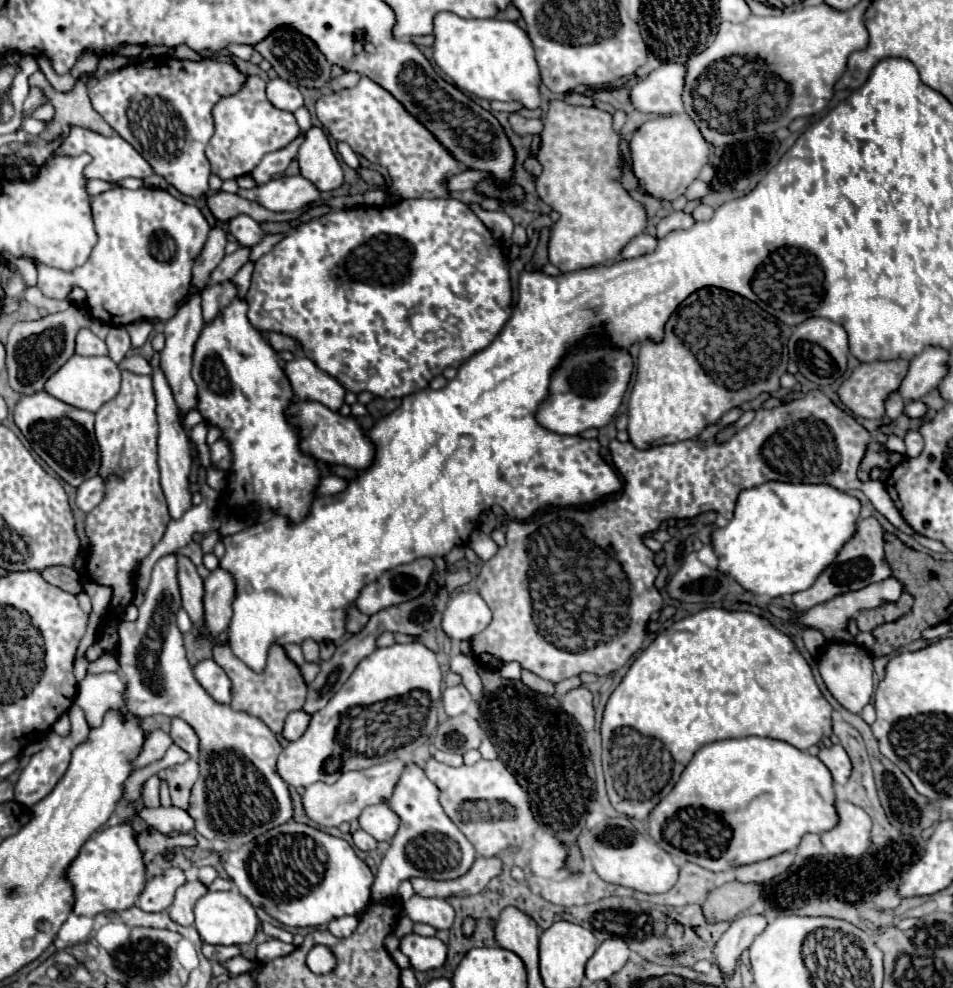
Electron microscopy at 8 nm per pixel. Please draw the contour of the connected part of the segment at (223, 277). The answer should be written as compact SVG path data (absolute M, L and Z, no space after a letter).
M238 248L234 254L230 256L224 256L222 262L212 270L210 278L208 278L208 286L212 284L220 284L220 282L226 282L226 280L232 280L232 276L248 262L248 248Z

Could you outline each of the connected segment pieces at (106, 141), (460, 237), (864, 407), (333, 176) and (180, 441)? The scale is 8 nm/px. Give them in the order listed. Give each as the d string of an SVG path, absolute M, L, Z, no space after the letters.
M74 126L70 130L70 136L64 140L64 144L56 150L56 154L68 154L68 156L74 156L74 154L82 154L82 152L88 152L94 160L92 164L86 166L84 174L86 178L98 178L98 180L106 180L106 182L118 182L118 180L124 180L128 176L134 176L134 178L148 178L154 174L154 170L150 168L150 164L142 158L140 152L134 150L132 144L128 144L126 140L122 140L118 134L106 138L98 132L90 132L86 128L80 128L80 126Z
M434 198L434 200L400 200L392 206L358 206L346 210L332 210L330 214L300 224L288 236L284 236L268 254L260 256L254 262L252 284L246 294L248 302L248 318L250 324L258 332L280 332L296 338L304 354L324 372L334 376L346 390L356 394L372 392L382 398L402 398L410 392L418 392L430 384L430 380L446 366L460 366L474 352L484 350L494 336L502 330L506 320L512 314L512 288L510 288L510 272L504 256L502 242L496 240L488 228L474 216L468 204L452 198Z
M894 360L894 362L870 362L860 364L852 370L850 378L846 378L838 388L838 398L844 406L848 406L854 416L868 418L868 420L880 420L884 418L884 402L890 392L898 390L898 378L902 382L902 376L906 376L908 360Z
M312 126L304 132L304 142L298 150L300 172L310 180L318 190L334 190L342 186L342 166L334 156L330 142L322 128Z
M154 352L150 358L152 366L152 384L154 384L154 396L156 396L156 416L158 416L158 466L160 466L160 480L162 480L162 490L168 500L170 516L172 518L182 518L182 514L192 506L190 502L190 492L188 492L188 476L192 468L192 456L190 456L190 442L186 436L186 430L180 426L178 420L178 406L174 402L172 390L164 378L164 372L160 368L160 354Z

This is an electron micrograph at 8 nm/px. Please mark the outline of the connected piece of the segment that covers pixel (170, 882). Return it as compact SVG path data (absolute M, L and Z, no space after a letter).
M168 868L160 876L154 876L152 880L148 880L136 906L146 912L162 912L172 904L176 890L184 882L186 882L186 876L180 868Z

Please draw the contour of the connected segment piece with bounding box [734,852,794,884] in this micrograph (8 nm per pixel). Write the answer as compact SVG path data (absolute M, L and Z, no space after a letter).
M784 852L784 854L778 854L774 858L754 862L754 864L742 864L742 866L734 868L734 874L736 874L738 882L762 884L762 882L768 882L768 880L784 874L790 868L792 860L794 860L794 852Z

